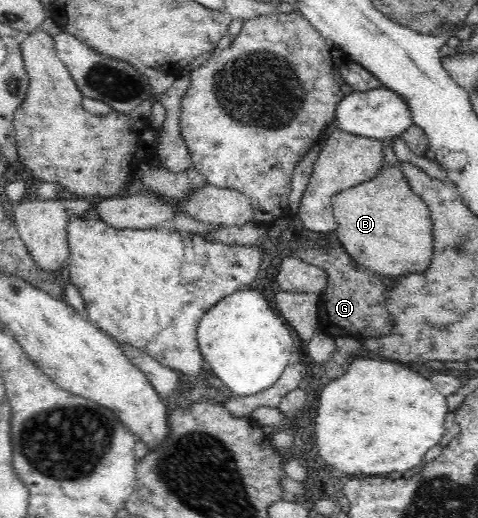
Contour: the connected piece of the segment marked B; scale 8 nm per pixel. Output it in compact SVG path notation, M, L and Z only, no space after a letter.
M388 163L381 167L382 171L372 180L362 182L353 188L340 191L332 199L332 210L336 221L337 235L341 246L348 256L359 265L374 271L380 277L399 279L409 273L423 273L431 265L433 251L433 220L428 205L409 188L405 174L399 164L390 166Z

